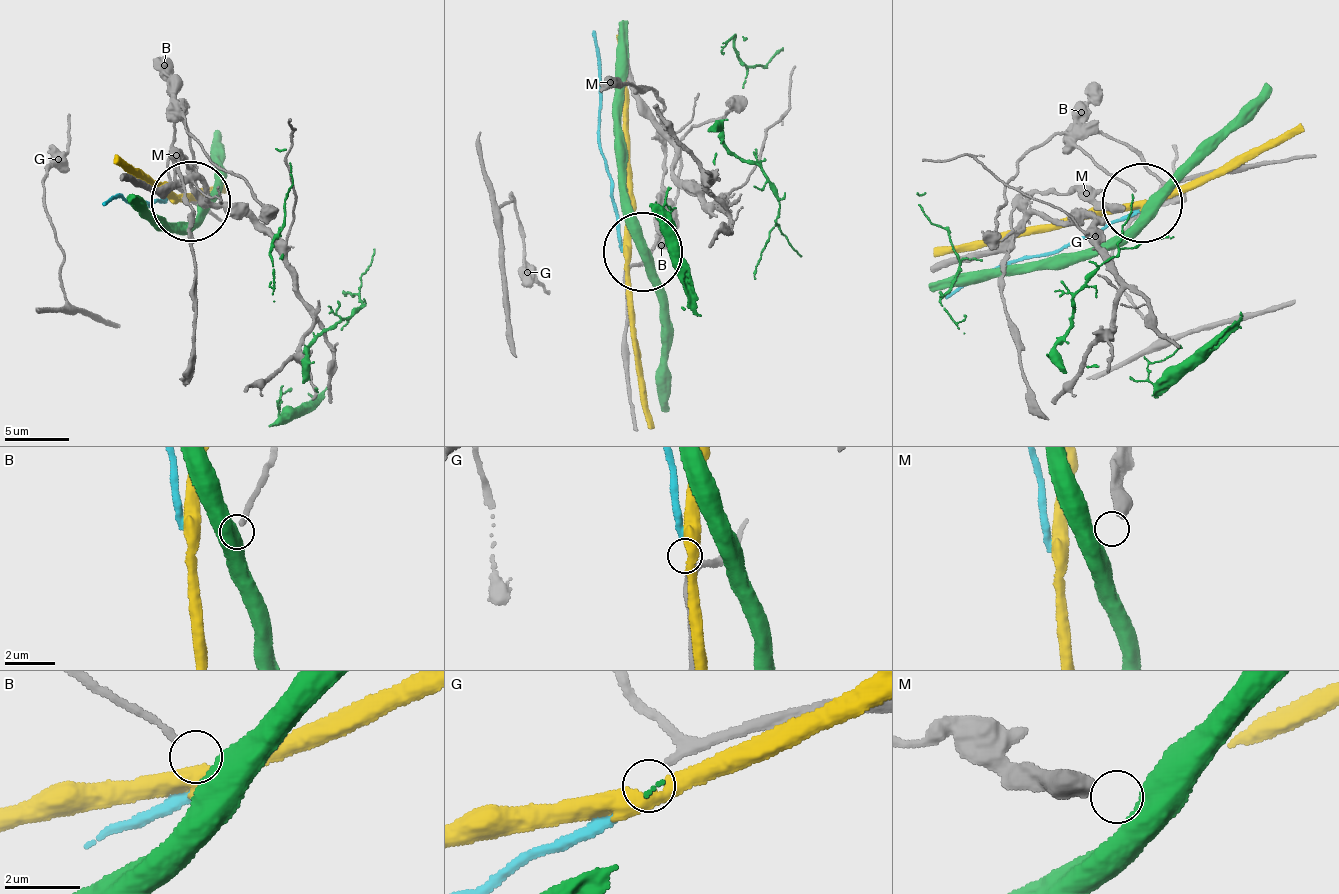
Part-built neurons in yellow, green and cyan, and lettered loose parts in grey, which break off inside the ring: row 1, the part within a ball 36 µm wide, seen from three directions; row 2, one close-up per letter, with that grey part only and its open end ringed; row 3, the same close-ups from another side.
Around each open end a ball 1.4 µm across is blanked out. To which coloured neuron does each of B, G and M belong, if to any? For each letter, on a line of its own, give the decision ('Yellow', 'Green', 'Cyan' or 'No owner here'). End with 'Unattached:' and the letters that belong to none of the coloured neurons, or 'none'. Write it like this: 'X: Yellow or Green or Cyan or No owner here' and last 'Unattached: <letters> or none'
B: Green
G: Cyan
M: No owner here
Unattached: M

